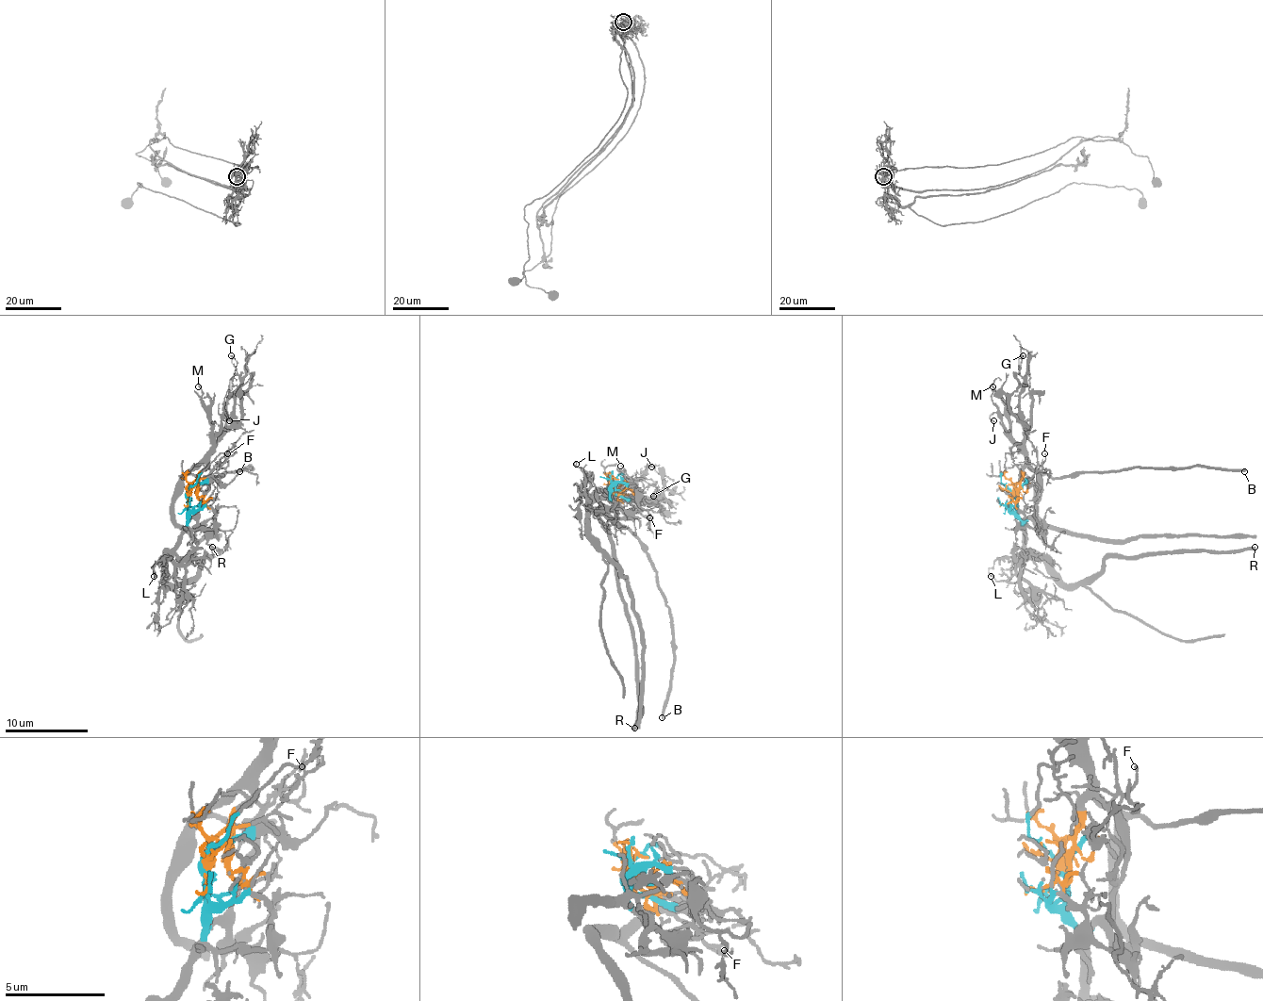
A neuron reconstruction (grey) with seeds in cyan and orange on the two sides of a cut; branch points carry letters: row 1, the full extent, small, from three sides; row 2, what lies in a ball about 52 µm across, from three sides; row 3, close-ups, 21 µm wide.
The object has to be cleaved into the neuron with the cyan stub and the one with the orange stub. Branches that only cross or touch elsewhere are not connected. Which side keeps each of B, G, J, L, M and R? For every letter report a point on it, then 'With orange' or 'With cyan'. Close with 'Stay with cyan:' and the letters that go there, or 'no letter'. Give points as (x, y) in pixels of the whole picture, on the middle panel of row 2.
B: Place: (662, 717). With orange
G: Place: (653, 496). With orange
J: Place: (651, 467). With orange
L: Place: (576, 464). With cyan
M: Place: (620, 466). With orange
R: Place: (634, 728). With cyan
Stay with cyan: L, R

